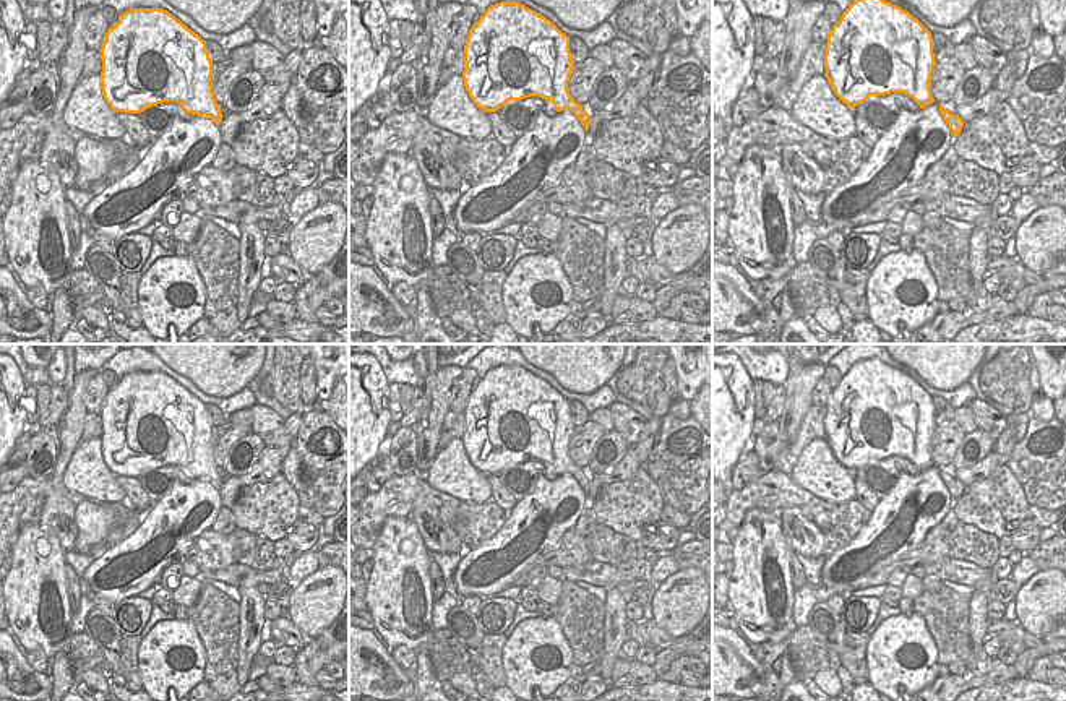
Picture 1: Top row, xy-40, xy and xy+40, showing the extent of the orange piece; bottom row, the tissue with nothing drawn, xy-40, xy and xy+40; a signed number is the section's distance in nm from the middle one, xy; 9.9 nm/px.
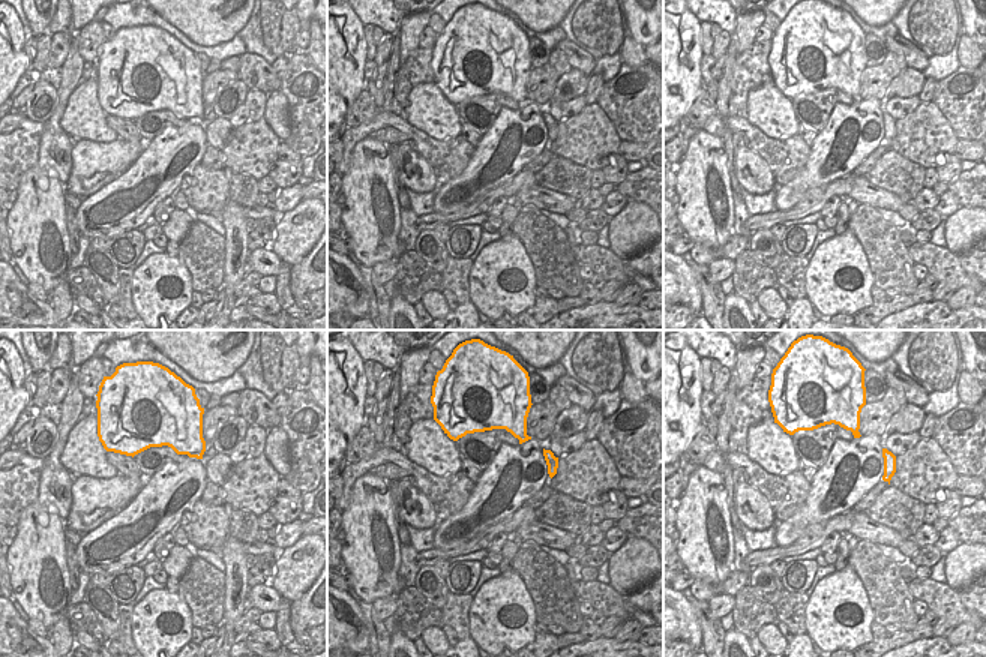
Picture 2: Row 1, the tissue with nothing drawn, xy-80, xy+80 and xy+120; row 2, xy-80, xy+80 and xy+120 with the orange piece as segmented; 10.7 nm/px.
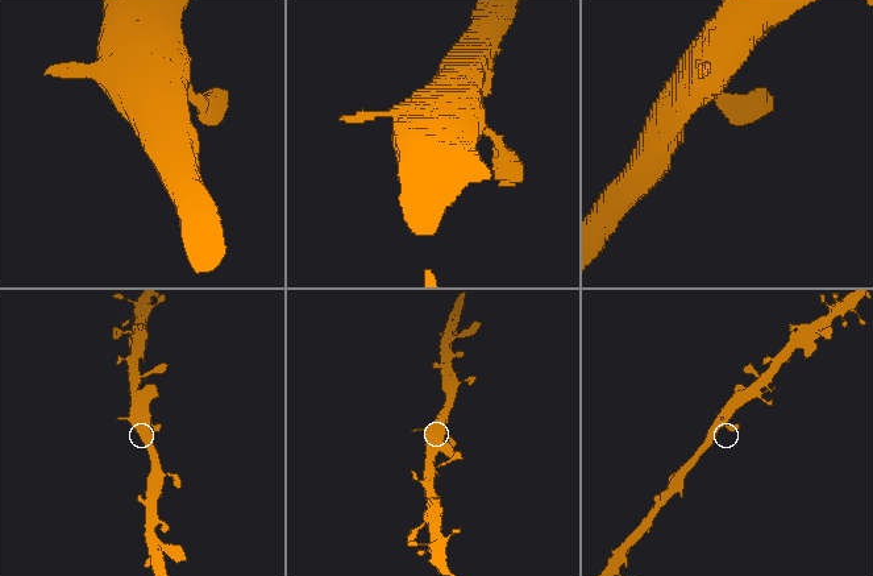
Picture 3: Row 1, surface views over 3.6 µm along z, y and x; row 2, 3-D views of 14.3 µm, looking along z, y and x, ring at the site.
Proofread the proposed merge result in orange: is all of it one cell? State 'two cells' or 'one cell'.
one cell

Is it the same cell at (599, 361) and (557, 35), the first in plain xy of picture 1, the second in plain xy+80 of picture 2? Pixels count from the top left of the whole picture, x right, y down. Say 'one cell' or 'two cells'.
two cells

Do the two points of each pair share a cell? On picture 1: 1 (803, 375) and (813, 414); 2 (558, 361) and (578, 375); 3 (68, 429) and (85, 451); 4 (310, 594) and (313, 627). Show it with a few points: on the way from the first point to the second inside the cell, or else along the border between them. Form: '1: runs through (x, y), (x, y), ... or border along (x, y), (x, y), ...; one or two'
1: border along (812, 404), (794, 438); two
2: runs through (563, 361), (573, 370); one
3: border along (80, 443), (62, 477); two
4: runs through (313, 602), (313, 619); one

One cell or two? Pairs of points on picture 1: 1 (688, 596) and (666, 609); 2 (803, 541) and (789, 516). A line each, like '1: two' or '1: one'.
1: one
2: one

